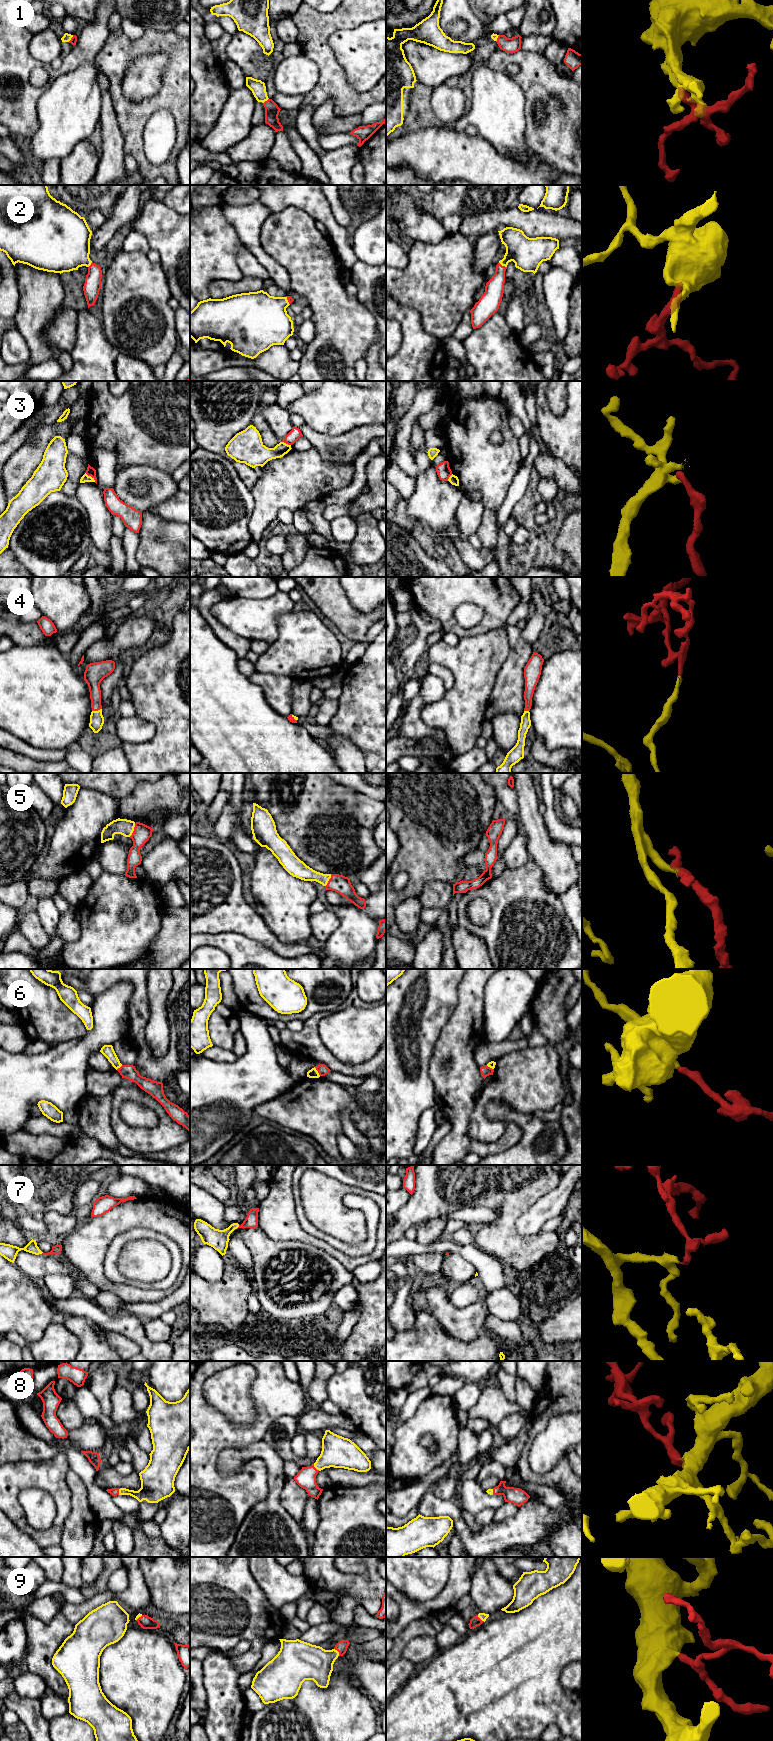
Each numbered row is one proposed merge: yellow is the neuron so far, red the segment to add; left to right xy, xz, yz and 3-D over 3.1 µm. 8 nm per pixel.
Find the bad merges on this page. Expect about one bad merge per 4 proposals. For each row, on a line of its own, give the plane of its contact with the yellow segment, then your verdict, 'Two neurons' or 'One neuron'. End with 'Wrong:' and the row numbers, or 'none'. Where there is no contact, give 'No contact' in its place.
1: Touches yellow in xz. One neuron
2: Touches yellow in yz. One neuron
3: Touches yellow in xy. Two neurons
4: Touches yellow in xy. One neuron
5: Touches yellow in xy. One neuron
6: Touches yellow in xz. Two neurons
7: Touches yellow in xz. One neuron
8: Touches yellow in xz. One neuron
9: Touches yellow in xz. One neuron
Wrong: 3, 6

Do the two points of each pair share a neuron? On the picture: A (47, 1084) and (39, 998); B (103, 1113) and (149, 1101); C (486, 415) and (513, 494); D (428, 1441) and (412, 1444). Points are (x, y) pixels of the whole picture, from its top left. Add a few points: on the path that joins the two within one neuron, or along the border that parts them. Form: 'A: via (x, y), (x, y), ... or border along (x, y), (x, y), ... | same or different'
A: border along (72, 1038), (50, 1048) | different
B: border along (112, 1091), (111, 1129), (115, 1134) | different
C: border along (521, 464), (500, 506) | different
D: border along (425, 1434), (429, 1434), (436, 1444), (435, 1451) | different

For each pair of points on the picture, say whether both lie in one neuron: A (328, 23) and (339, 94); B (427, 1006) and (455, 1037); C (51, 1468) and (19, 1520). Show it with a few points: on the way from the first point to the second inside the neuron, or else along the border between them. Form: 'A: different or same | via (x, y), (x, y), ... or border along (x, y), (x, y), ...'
A: same | via (323, 41), (323, 56), (332, 76)
B: different | border along (457, 1004), (449, 1020), (442, 1027), (435, 1046)
C: same | via (34, 1474), (30, 1474), (13, 1491), (13, 1503)

